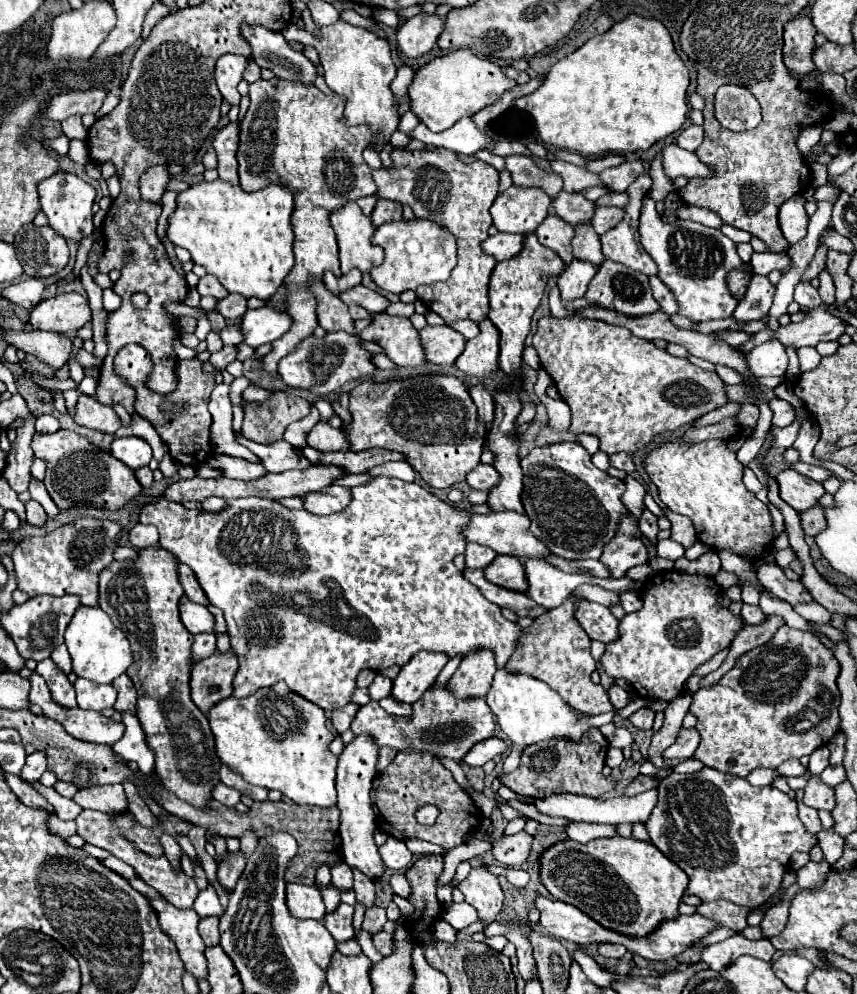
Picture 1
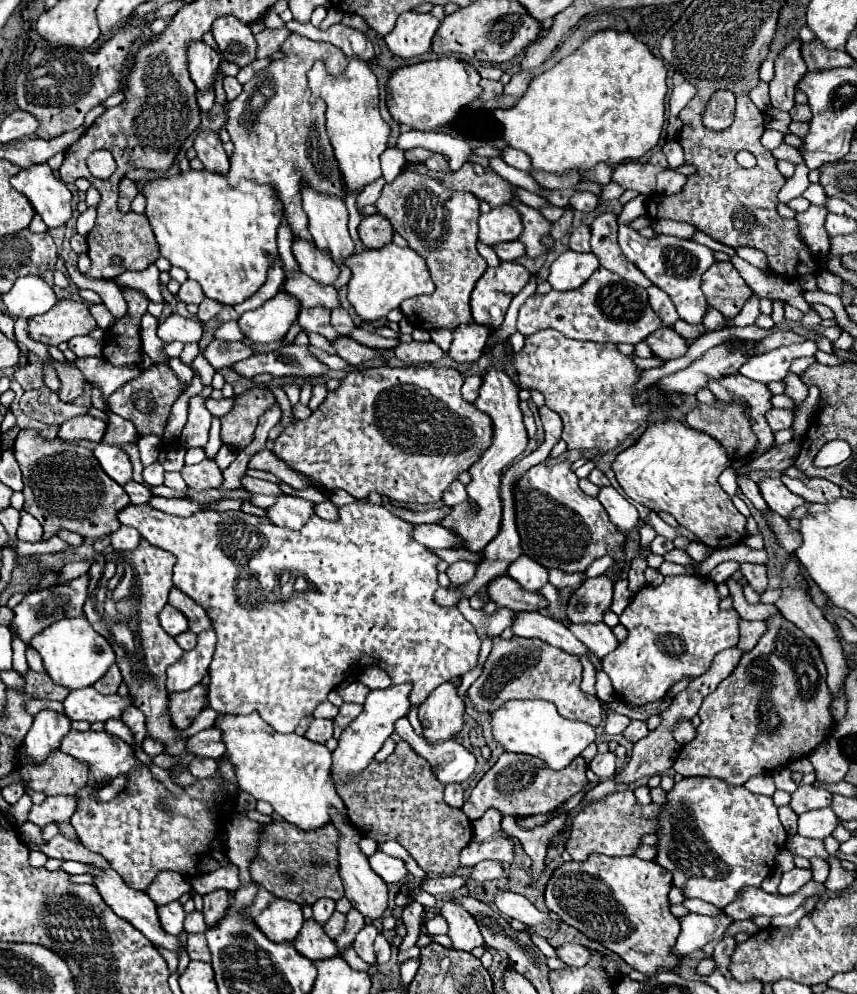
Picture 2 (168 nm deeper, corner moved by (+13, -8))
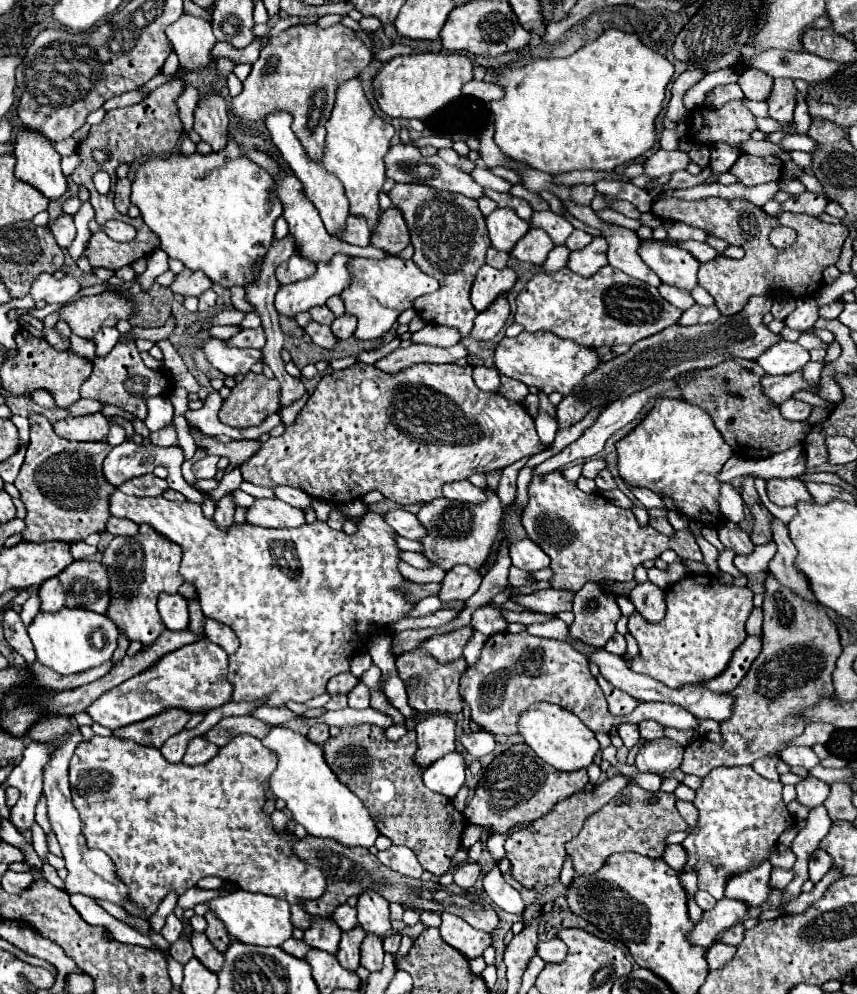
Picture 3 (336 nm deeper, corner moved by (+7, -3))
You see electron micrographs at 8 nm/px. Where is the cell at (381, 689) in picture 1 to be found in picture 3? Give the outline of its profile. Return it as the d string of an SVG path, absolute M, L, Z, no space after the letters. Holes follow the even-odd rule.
M340 673L340 675L334 675L330 681L328 681L328 687L326 691L330 695L338 695L338 693L350 693L352 687L358 683L358 679L352 675L352 673Z

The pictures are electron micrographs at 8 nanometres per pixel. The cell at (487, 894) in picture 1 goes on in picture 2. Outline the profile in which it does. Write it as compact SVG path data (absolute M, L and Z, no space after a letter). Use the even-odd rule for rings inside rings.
M448 900L440 906L440 914L448 920L448 936L454 942L456 950L466 950L470 952L476 946L484 946L482 934L478 932L478 924L474 920L474 916L470 916L470 912L466 912L462 908L462 904Z

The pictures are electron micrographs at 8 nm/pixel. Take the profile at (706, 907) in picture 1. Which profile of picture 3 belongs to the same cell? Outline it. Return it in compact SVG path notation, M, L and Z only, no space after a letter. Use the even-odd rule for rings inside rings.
M696 891L694 899L696 899L696 903L698 903L698 907L700 907L702 911L708 911L708 909L712 909L712 907L716 905L716 899L714 899L712 895L704 893L704 891Z

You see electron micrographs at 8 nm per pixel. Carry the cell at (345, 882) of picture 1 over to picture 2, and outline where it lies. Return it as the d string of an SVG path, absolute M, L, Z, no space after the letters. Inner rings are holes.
M322 898L322 900L314 902L314 906L312 906L312 910L314 910L312 918L314 918L316 922L324 924L324 922L326 922L326 920L332 916L334 906L336 906L336 902L334 902L334 900L326 900L326 898Z

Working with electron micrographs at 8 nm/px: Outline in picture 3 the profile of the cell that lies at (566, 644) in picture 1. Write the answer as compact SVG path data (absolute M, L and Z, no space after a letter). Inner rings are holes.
M508 631L490 635L480 651L476 665L468 667L460 679L460 695L470 707L472 721L492 735L518 733L518 719L532 703L554 703L580 717L580 721L592 731L604 731L618 727L620 723L642 723L654 719L664 727L698 729L694 719L684 707L670 703L640 703L630 715L612 715L608 711L606 697L588 669L588 659L574 651L570 645L554 639L534 637L530 633L512 635Z

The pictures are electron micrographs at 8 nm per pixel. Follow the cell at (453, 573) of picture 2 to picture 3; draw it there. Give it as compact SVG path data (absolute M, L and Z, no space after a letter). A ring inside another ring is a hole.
M456 565L452 567L446 577L440 583L440 593L438 599L442 603L450 601L468 601L480 587L482 575L466 565Z

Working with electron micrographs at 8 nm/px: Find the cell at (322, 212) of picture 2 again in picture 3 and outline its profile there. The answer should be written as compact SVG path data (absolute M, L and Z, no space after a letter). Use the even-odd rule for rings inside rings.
M276 111L276 113L268 115L268 119L266 119L266 129L270 131L272 143L280 149L284 161L290 165L290 169L296 173L296 177L304 183L304 193L306 193L306 197L312 201L312 205L320 211L320 217L322 217L322 221L324 221L326 231L334 235L334 233L338 233L338 231L344 227L346 217L348 217L348 199L344 197L342 183L340 183L332 173L328 173L320 163L312 161L312 159L306 155L304 147L300 145L300 141L298 141L296 135L292 133L290 125L292 125L292 115L288 115L286 111Z

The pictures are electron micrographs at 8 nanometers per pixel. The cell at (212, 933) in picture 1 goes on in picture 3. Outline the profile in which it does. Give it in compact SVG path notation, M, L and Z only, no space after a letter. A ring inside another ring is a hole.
M192 933L192 939L190 939L192 947L194 947L194 957L206 967L210 969L212 973L218 973L220 967L224 965L224 955L218 953L212 943L208 943L208 937L204 933Z

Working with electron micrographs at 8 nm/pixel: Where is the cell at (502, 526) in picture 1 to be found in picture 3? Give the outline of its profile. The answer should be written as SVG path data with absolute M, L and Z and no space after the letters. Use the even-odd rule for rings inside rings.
M396 509L396 511L388 511L384 513L384 517L388 519L388 525L402 537L406 539L420 539L426 535L424 527L418 523L414 513L408 513L404 509Z

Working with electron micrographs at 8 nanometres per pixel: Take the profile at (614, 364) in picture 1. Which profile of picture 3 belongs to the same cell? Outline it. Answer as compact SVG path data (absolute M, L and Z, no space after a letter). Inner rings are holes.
M522 331L518 337L504 337L496 345L494 355L494 367L500 375L518 379L528 387L534 385L546 395L550 395L552 391L568 395L568 391L572 391L574 385L578 385L584 379L584 375L594 371L598 363L598 353L594 349L582 347L570 339L558 339L554 333L548 331Z

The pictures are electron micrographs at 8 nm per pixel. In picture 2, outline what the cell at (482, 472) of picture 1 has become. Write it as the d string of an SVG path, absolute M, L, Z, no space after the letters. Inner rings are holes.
M454 480L454 482L450 484L450 488L442 494L442 500L444 500L444 504L448 504L448 506L460 504L462 500L466 500L466 486L464 486L460 480Z

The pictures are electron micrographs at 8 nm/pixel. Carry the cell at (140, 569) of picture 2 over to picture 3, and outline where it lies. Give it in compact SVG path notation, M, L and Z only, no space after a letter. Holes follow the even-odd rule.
M146 523L140 525L138 535L134 537L114 537L108 549L102 553L102 563L108 567L110 575L110 609L108 617L118 625L118 631L126 633L128 639L138 639L144 647L152 645L156 637L166 629L158 609L156 599L160 591L176 593L178 587L184 583L180 575L180 561L182 551L180 545L168 543L164 535L156 535L152 527Z

